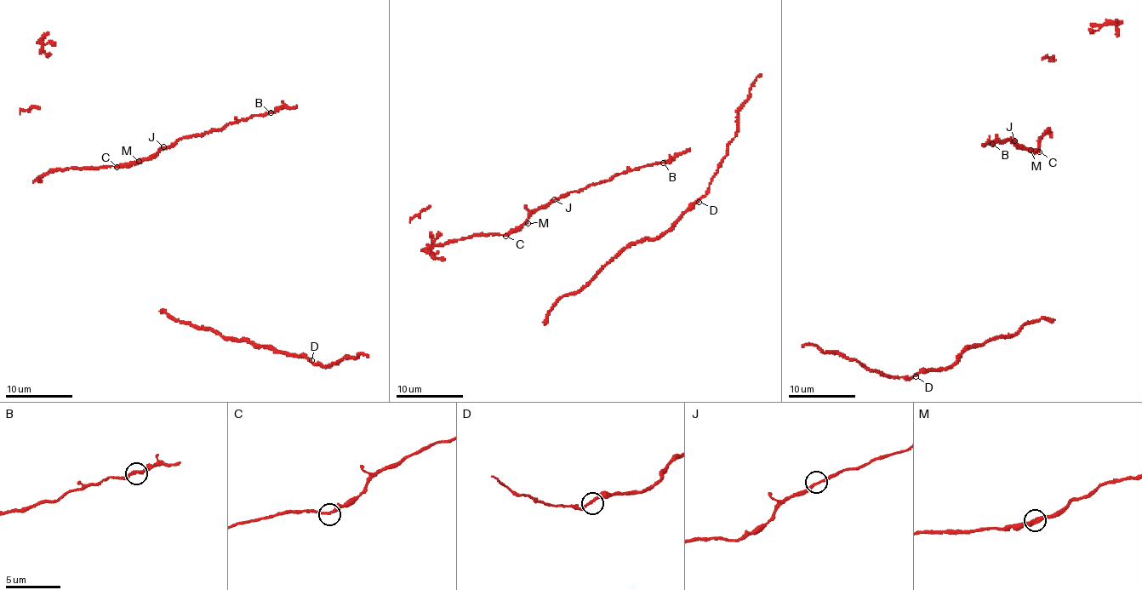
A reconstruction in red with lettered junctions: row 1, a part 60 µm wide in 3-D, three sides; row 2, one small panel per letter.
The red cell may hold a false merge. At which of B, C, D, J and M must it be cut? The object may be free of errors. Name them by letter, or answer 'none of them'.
none of them

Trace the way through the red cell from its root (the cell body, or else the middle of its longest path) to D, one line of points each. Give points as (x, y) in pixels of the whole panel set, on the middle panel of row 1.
D: (548, 311), (564, 295), (576, 293), (626, 247), (647, 238), (660, 237), (699, 202)

